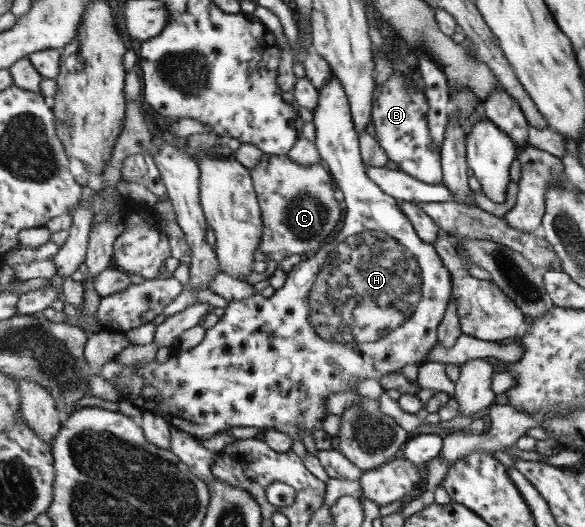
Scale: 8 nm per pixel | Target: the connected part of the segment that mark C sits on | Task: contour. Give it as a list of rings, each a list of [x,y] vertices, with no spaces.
[[[265,153],[262,161],[250,171],[265,222],[259,250],[267,256],[267,261],[278,263],[288,255],[322,249],[322,243],[334,233],[344,212],[334,197],[337,182],[329,168],[322,161],[314,165],[302,165],[288,154]]]

